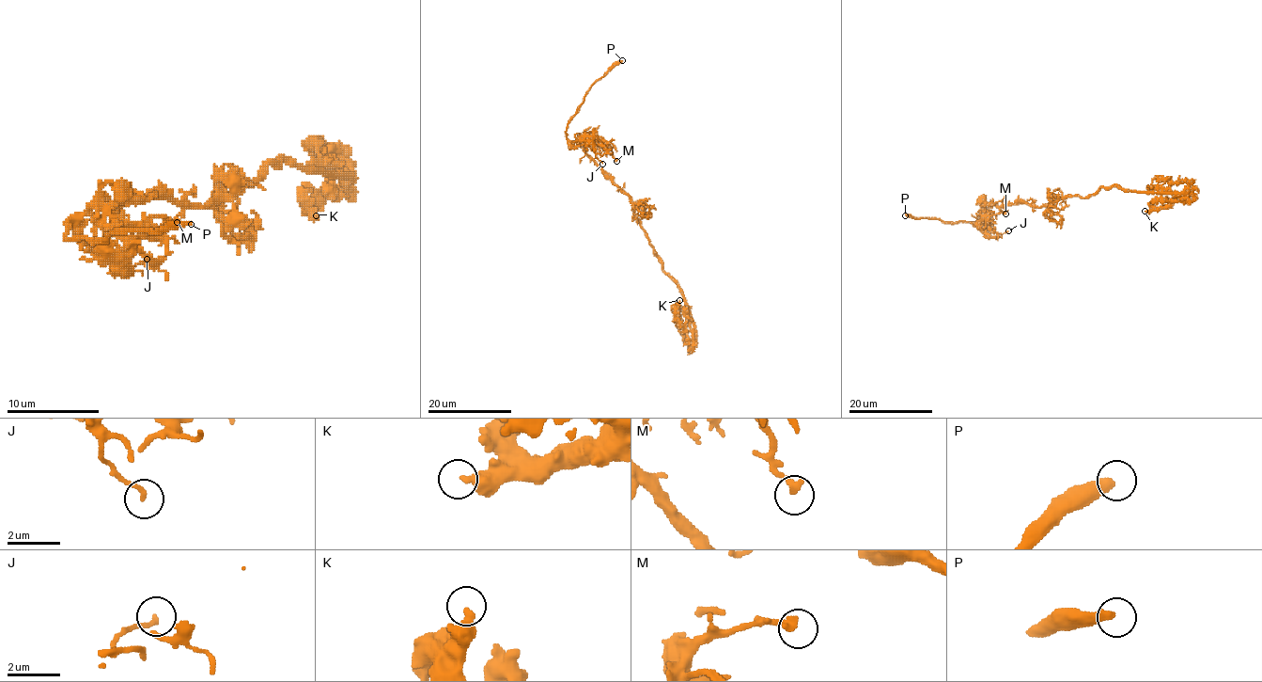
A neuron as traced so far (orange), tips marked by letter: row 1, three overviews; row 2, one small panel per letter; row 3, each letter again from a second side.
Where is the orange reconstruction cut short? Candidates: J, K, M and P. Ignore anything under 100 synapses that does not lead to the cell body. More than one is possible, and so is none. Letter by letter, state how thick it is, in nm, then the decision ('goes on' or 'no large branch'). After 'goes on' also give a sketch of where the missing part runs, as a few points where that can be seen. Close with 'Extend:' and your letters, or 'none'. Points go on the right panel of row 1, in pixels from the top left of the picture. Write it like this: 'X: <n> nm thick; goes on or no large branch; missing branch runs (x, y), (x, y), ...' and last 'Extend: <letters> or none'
J: 170 nm thick; no large branch
K: 360 nm thick; no large branch
M: 280 nm thick; no large branch
P: 380 nm thick; goes on
Extend: P

